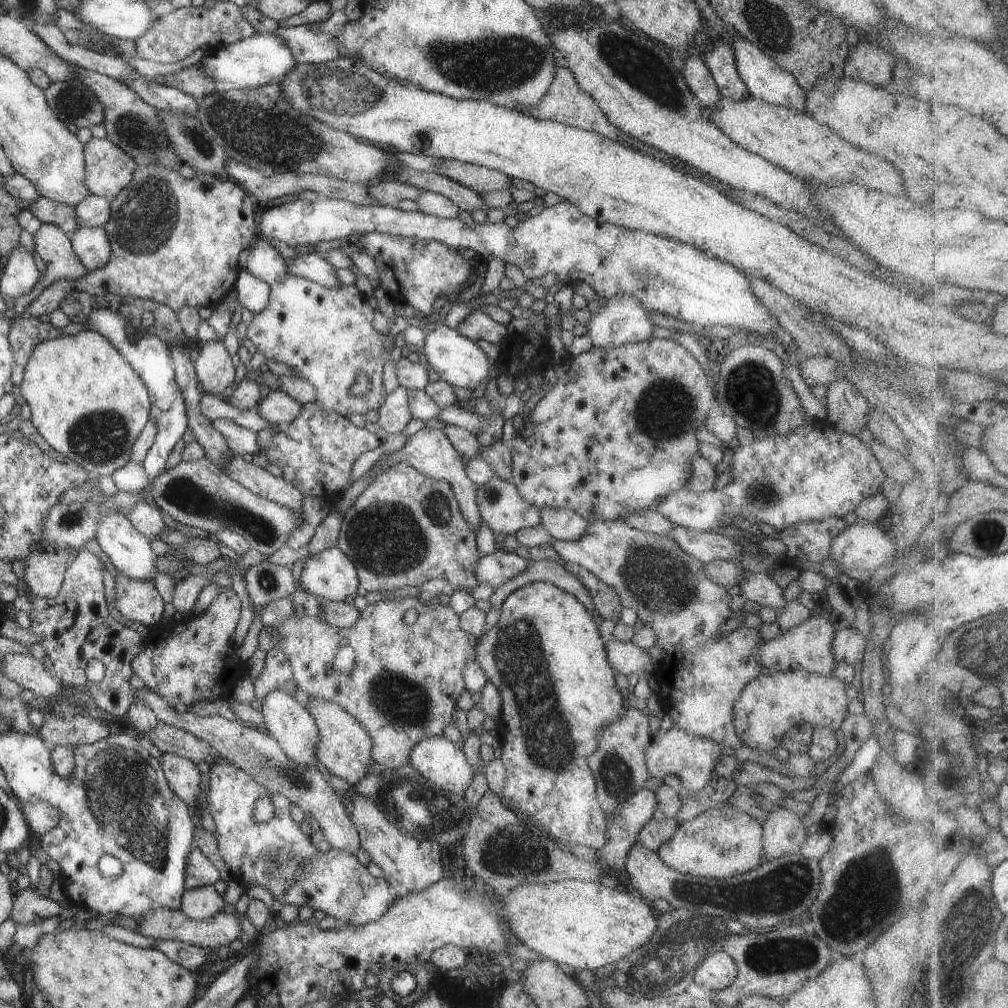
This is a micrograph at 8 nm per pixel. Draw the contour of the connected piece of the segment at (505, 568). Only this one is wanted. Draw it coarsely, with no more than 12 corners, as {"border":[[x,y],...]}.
{"border":[[499,549],[480,556],[473,576],[495,589],[530,561]]}

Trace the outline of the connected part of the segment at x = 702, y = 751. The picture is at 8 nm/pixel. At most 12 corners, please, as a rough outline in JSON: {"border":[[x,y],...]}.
{"border":[[677,727],[651,732],[650,777],[698,790],[720,745]]}

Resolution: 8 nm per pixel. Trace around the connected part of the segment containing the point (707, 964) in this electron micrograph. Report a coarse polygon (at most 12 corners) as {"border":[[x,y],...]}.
{"border":[[725,951],[705,957],[692,981],[705,991],[728,987],[735,962]]}

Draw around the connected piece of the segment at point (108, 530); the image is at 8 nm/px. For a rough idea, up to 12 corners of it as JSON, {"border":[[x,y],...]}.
{"border":[[107,514],[95,539],[117,572],[153,584],[157,556],[126,516]]}

